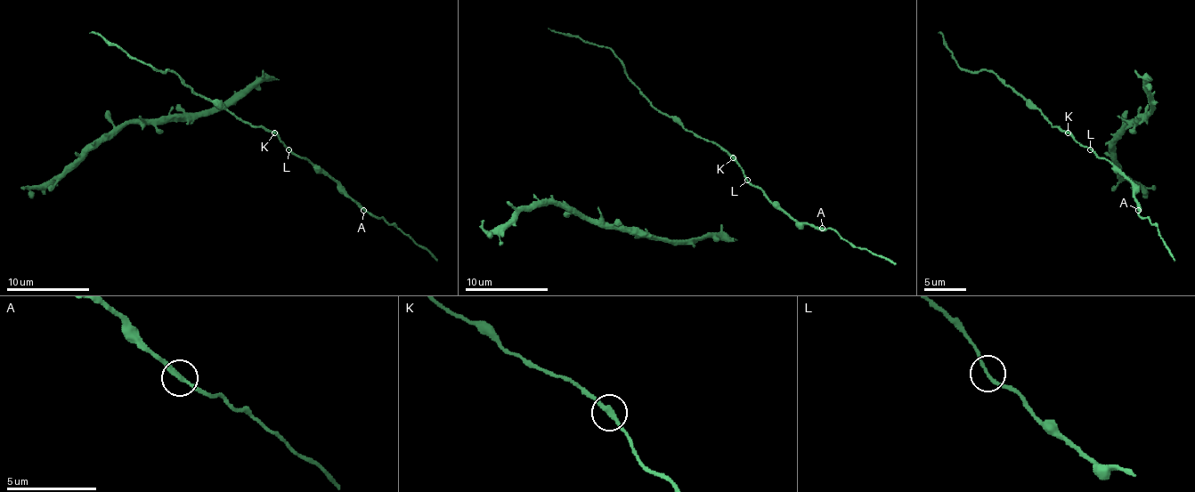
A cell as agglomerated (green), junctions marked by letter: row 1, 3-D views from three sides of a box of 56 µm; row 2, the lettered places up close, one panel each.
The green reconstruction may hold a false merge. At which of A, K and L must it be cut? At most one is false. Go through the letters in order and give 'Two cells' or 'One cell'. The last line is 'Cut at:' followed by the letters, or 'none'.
A: One cell
K: One cell
L: One cell
Cut at: none

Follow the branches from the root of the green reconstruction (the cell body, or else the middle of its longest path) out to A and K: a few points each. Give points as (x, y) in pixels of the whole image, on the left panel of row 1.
A: (287, 148), (328, 174), (363, 210)
K: (287, 148), (274, 133)

